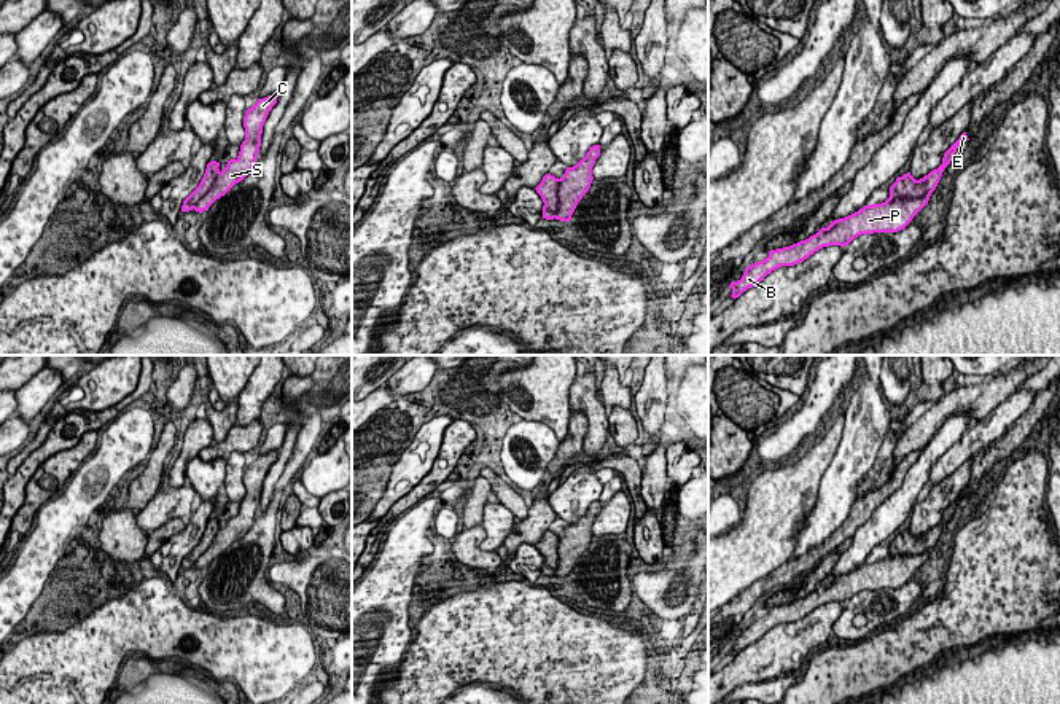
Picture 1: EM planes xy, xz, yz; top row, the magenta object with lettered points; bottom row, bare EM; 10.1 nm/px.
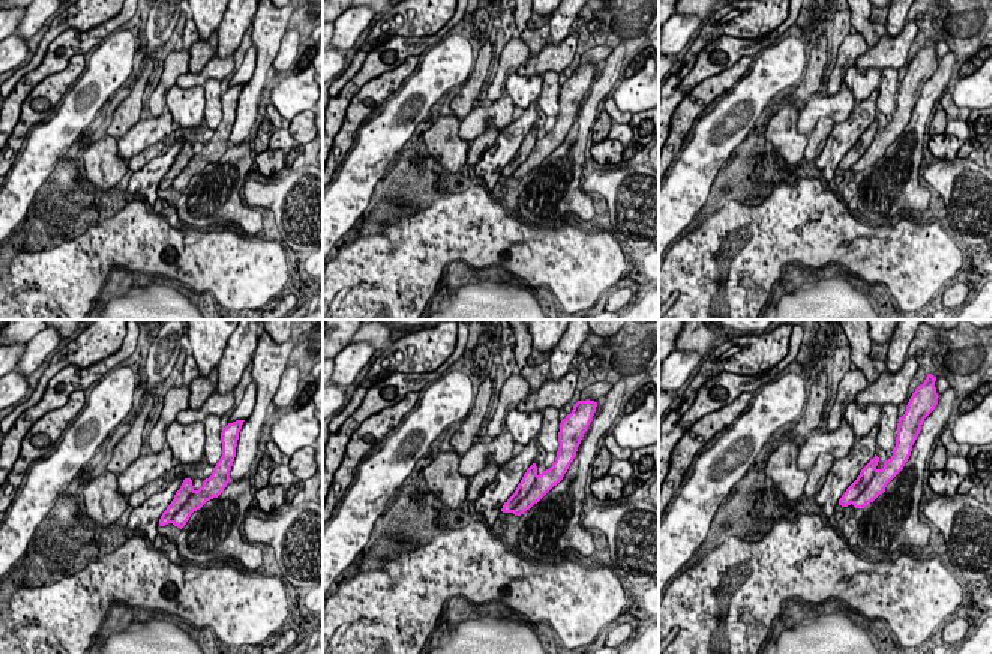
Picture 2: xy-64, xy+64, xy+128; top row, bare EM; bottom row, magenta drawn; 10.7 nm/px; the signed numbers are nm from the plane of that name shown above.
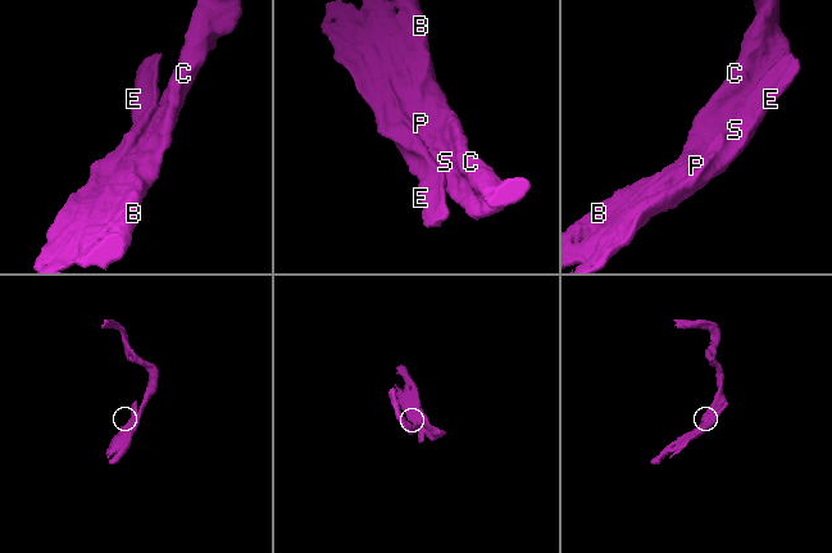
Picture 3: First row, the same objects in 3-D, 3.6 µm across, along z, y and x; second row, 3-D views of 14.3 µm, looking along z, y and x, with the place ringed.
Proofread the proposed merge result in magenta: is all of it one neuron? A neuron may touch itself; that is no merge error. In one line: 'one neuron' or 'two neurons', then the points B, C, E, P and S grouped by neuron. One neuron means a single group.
one neuron; groups B C E P S

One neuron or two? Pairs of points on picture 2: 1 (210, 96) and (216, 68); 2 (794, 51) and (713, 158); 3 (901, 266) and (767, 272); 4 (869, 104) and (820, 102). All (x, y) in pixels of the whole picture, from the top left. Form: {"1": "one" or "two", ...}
{"1": "two", "2": "one", "3": "one", "4": "two"}

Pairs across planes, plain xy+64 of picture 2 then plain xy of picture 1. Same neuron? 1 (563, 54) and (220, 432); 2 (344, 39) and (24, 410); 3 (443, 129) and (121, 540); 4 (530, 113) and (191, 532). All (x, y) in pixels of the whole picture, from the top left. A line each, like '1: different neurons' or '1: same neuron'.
1: different neurons
2: same neuron
3: same neuron
4: same neuron

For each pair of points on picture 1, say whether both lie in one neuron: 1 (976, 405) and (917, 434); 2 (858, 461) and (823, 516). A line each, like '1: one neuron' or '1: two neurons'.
1: one neuron
2: one neuron

